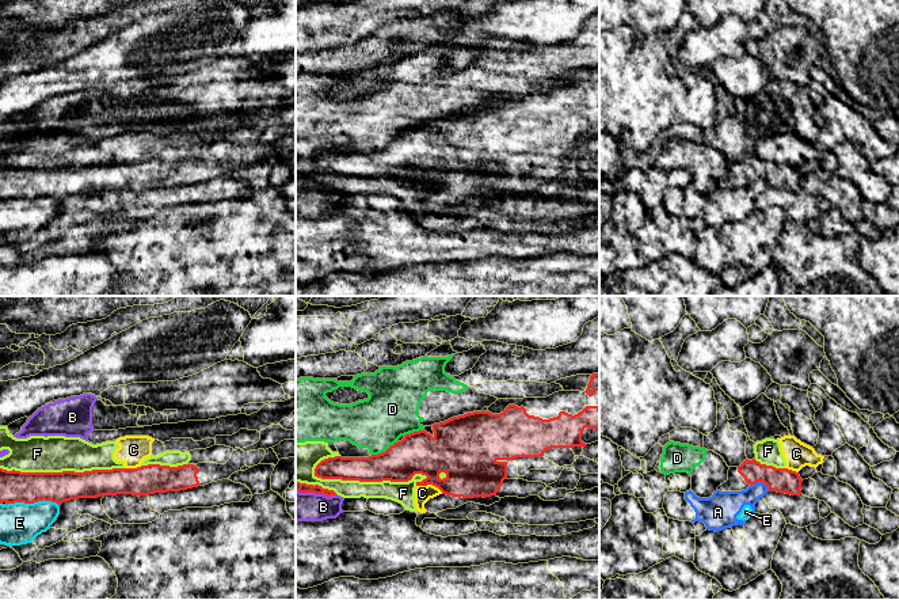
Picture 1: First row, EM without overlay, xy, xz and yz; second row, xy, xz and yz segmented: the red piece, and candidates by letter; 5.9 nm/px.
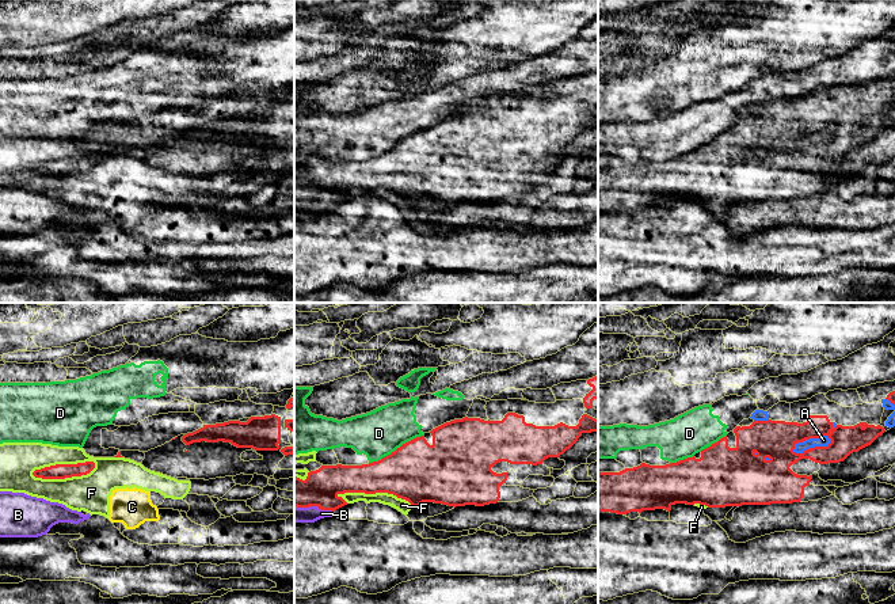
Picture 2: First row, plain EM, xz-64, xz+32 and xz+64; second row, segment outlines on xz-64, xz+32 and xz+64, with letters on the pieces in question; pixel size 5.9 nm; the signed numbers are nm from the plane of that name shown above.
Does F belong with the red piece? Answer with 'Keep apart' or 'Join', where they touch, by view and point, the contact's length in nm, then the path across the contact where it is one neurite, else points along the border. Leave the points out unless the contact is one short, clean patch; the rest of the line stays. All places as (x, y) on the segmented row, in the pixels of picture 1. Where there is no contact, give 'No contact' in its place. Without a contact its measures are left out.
Keep apart. Touches red at xz (369, 481). Shared border 700 nm

